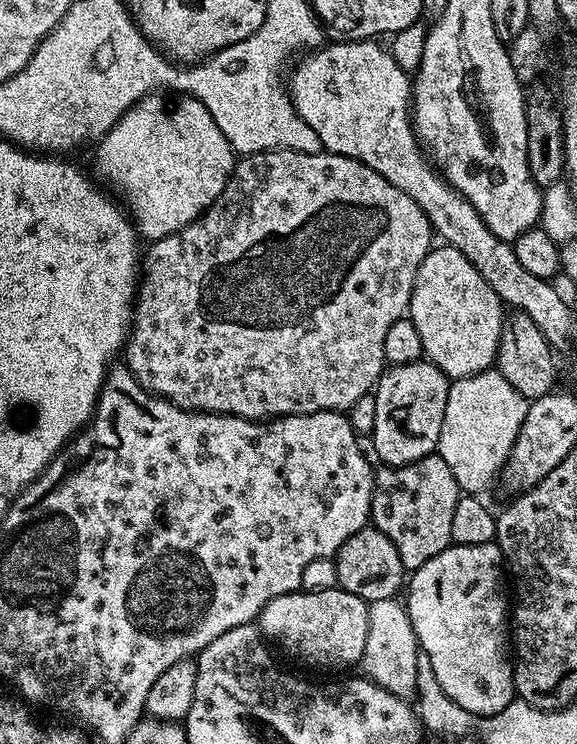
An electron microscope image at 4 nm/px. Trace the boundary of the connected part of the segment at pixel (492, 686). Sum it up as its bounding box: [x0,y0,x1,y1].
[406,542,516,718]

